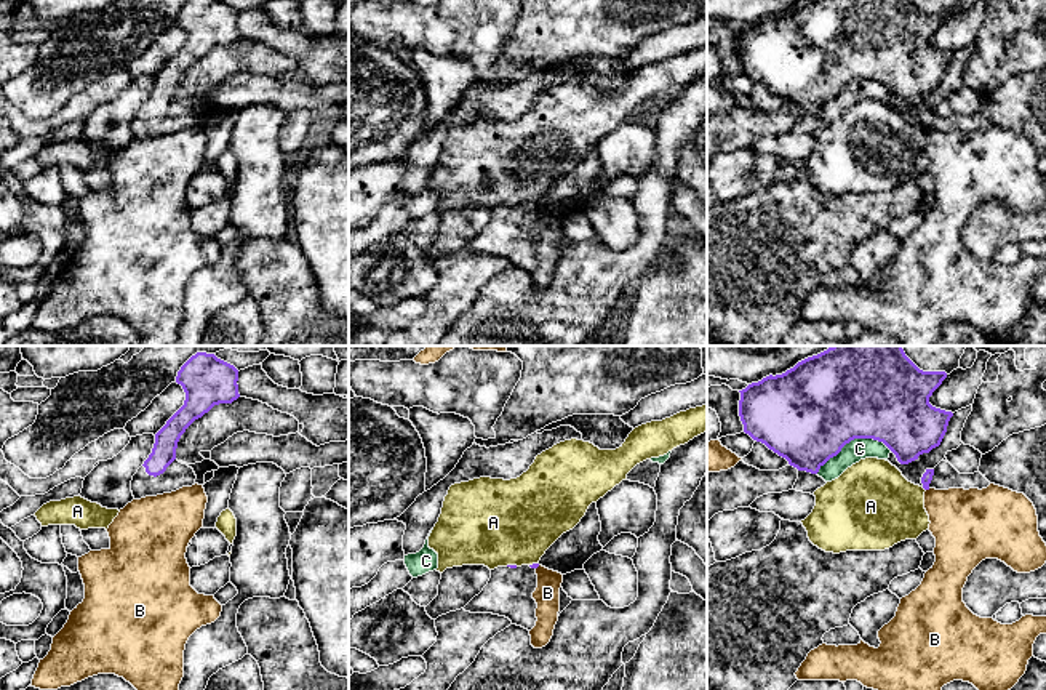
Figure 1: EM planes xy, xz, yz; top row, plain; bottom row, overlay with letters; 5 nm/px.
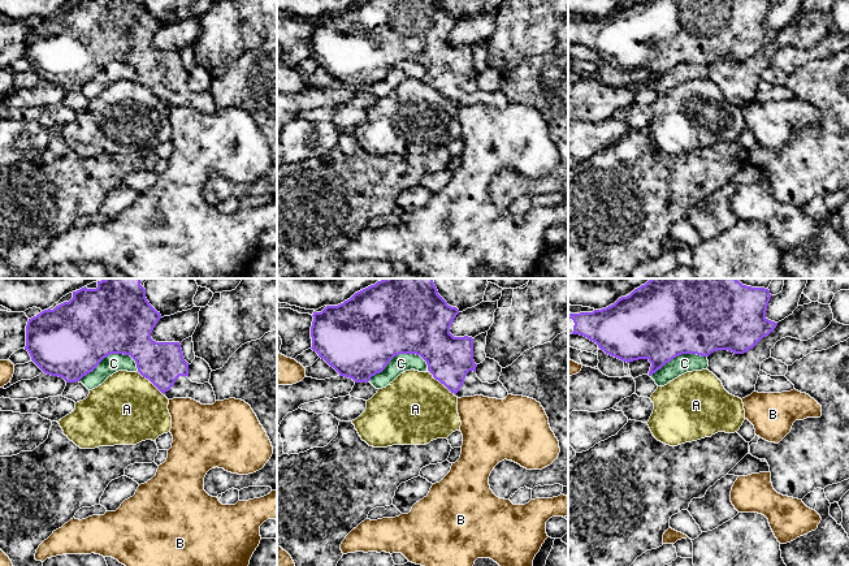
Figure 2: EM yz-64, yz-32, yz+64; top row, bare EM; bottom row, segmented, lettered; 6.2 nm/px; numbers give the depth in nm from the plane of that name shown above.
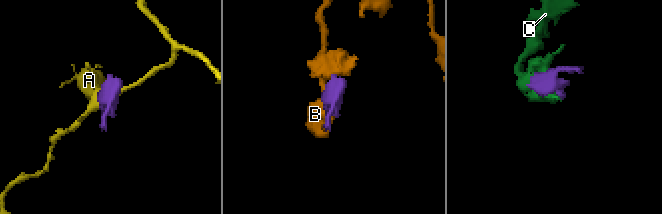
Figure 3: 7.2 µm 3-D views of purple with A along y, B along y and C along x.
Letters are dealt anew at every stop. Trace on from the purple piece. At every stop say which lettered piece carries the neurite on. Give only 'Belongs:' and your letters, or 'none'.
Belongs: none

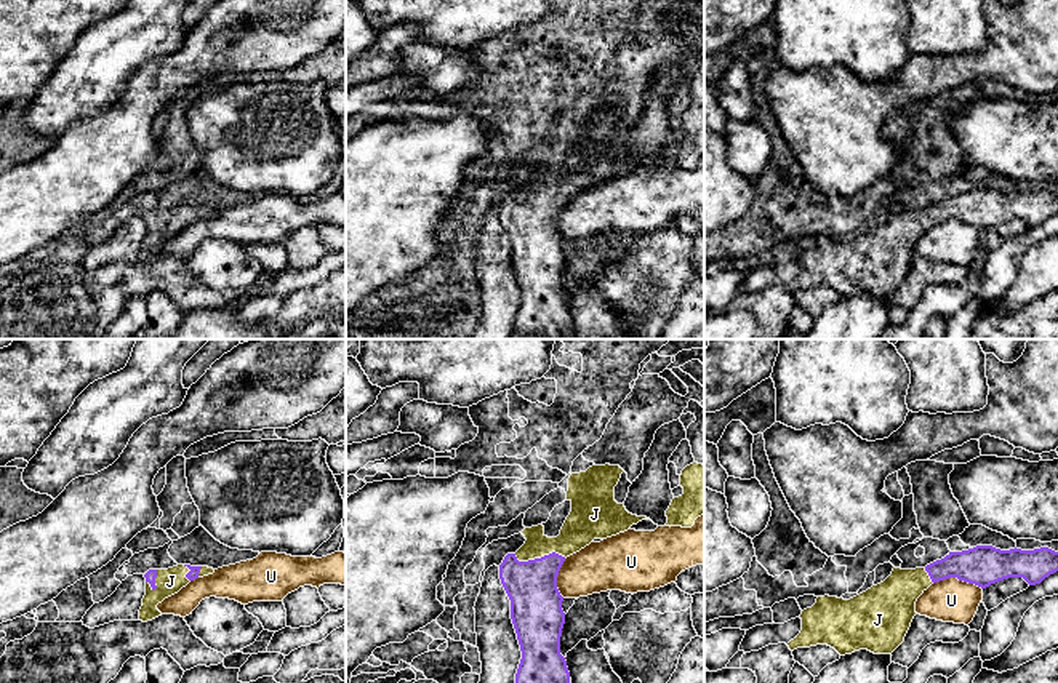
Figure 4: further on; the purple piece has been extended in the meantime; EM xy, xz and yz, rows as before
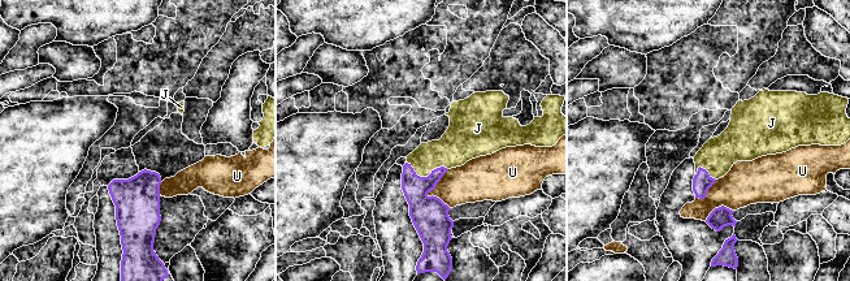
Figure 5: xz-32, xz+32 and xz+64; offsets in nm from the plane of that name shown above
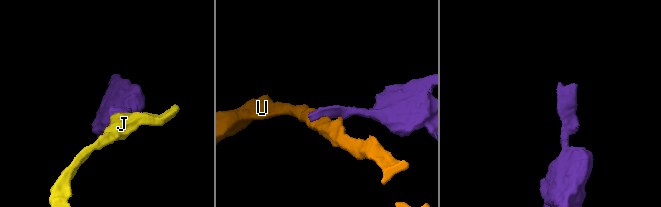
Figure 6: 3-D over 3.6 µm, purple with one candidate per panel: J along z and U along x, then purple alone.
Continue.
Belongs: J

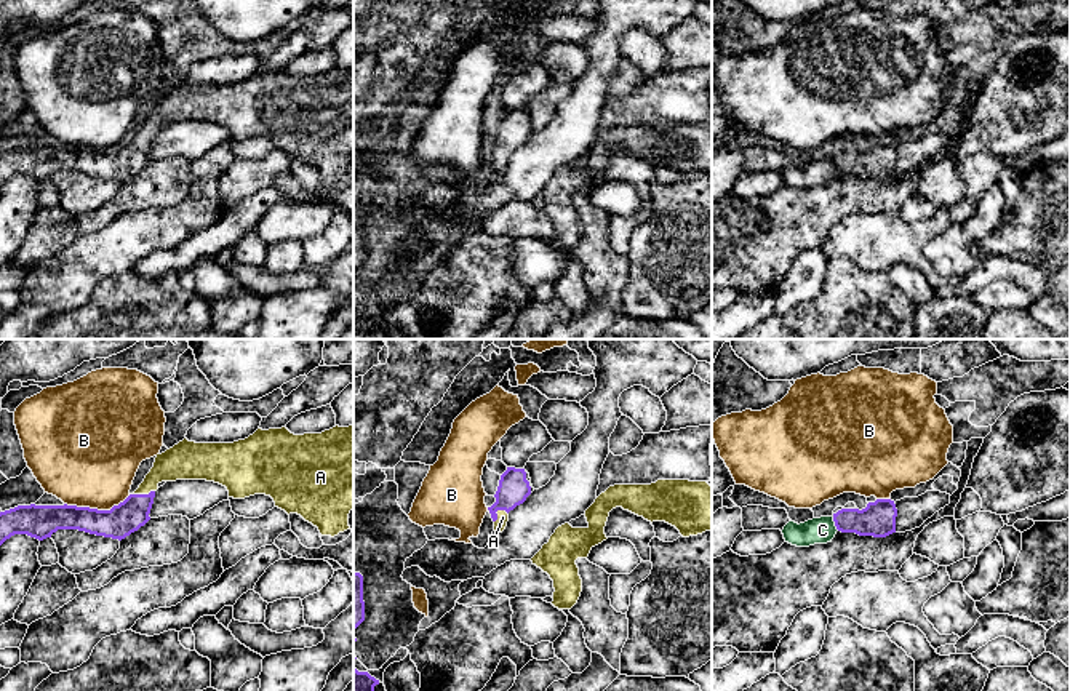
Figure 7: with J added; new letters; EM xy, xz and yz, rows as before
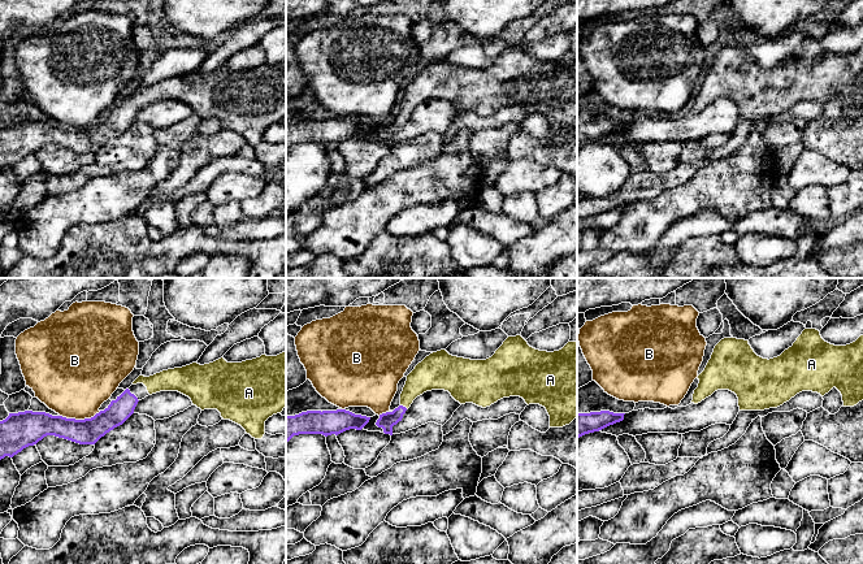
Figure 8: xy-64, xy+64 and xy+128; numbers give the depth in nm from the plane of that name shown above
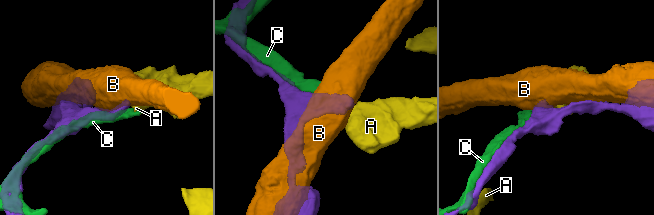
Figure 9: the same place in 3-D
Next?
Belongs: A

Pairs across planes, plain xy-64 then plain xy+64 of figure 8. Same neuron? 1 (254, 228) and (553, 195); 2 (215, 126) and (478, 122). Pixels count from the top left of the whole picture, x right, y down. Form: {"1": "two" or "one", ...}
{"1": "two", "2": "one"}

